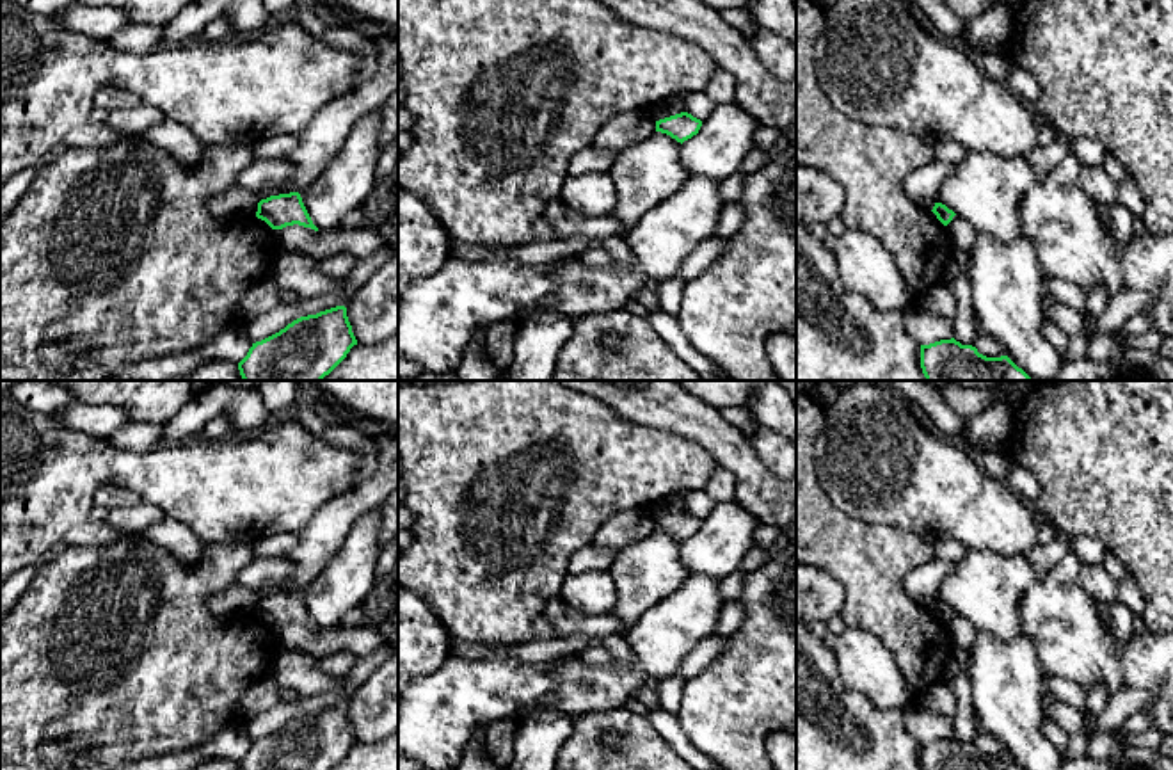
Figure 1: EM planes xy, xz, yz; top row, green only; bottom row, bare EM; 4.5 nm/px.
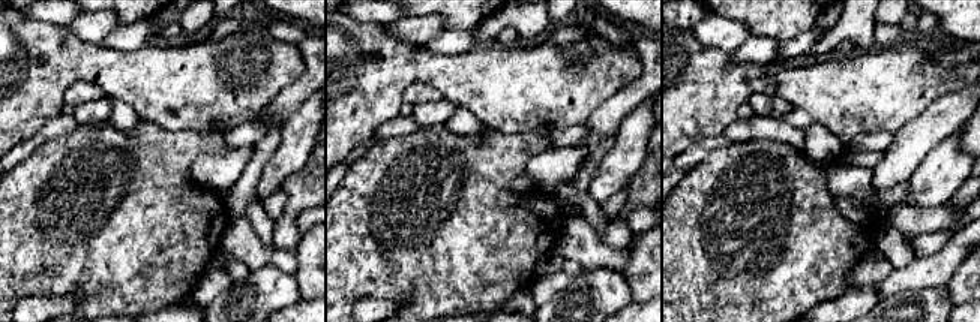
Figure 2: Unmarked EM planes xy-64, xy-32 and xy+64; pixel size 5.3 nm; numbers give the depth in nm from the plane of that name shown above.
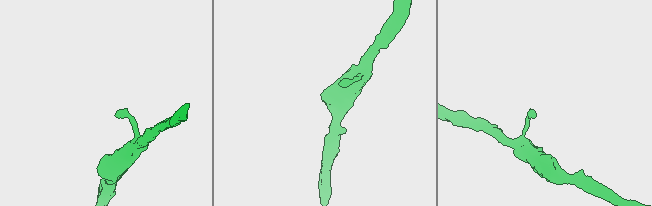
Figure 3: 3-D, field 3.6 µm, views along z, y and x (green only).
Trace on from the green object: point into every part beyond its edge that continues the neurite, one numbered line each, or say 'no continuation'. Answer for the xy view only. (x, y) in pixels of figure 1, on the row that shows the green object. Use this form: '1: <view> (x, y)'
no continuation

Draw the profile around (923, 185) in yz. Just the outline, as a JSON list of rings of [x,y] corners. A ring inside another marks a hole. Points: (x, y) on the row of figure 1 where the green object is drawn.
[[[933,160],[928,165],[912,171],[905,178],[908,197],[924,210],[933,210],[938,201],[942,183],[954,172],[954,165],[942,160]]]

